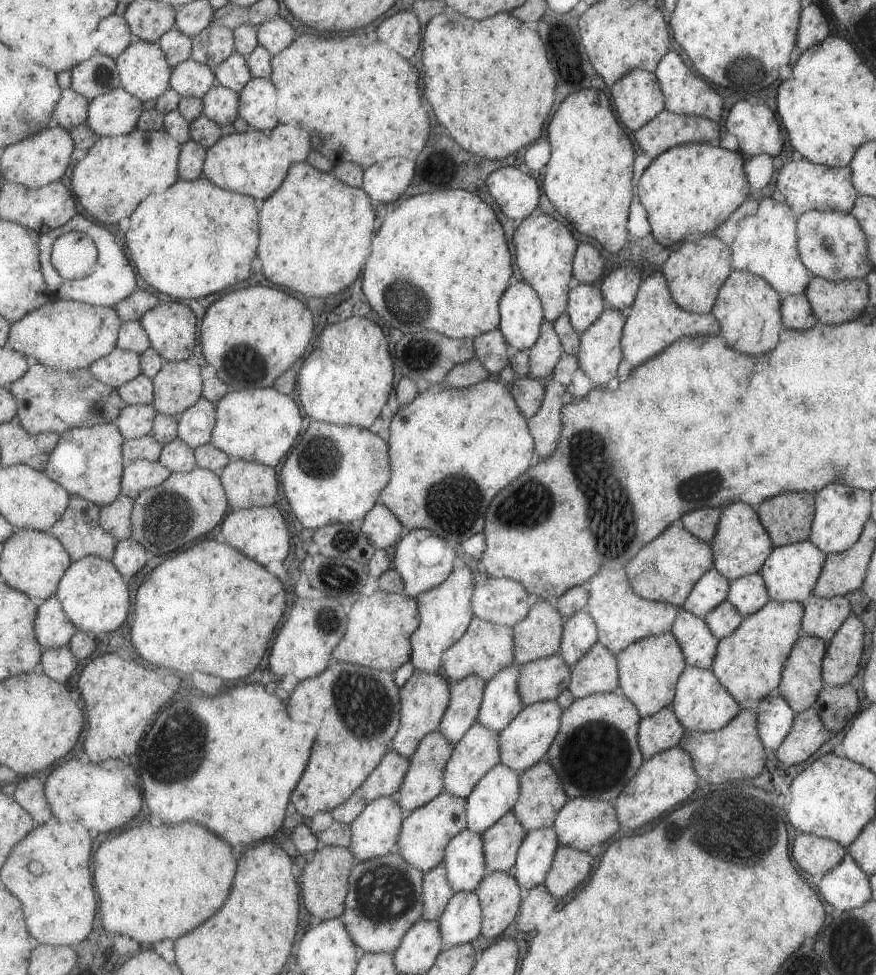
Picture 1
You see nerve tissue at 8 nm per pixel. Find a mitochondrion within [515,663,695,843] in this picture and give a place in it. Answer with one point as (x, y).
(596, 757)

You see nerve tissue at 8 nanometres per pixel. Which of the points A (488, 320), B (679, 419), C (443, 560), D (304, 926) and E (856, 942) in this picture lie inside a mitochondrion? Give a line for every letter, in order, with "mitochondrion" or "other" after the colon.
A: other
B: other
C: other
D: other
E: mitochondrion

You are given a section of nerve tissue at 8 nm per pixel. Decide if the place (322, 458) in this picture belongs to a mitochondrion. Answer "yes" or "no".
yes

